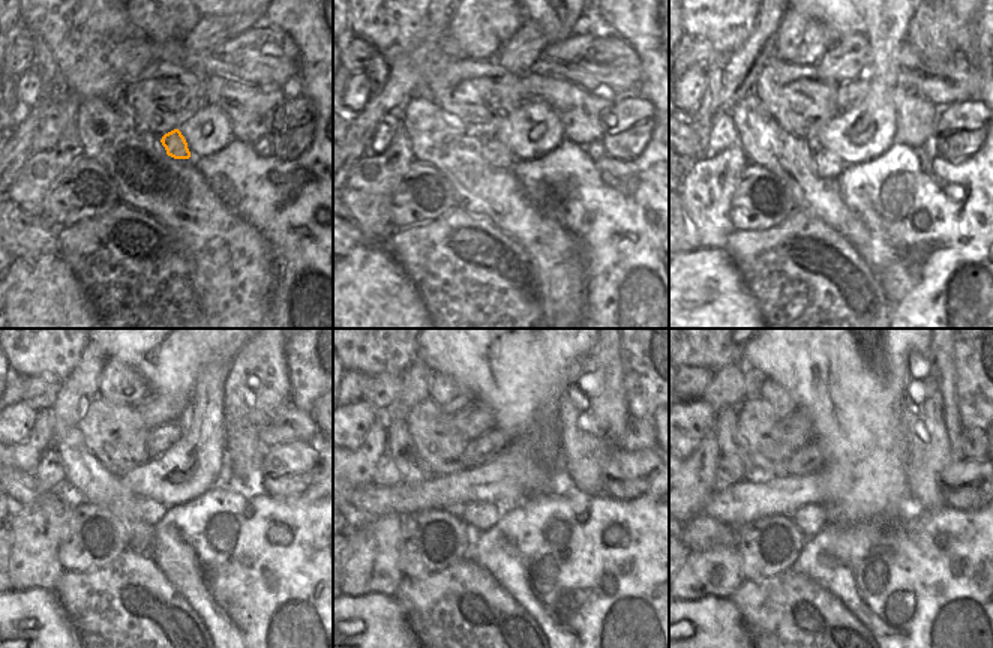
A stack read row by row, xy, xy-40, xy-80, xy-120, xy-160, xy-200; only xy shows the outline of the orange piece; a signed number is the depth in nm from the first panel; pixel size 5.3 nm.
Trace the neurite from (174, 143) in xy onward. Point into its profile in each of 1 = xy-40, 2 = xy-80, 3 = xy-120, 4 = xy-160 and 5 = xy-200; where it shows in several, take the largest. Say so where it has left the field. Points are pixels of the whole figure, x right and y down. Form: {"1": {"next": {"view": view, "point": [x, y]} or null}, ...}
{"1": {"next": {"view": "xy-40", "point": [500, 156]}}, "2": {"next": {"view": "xy-80", "point": [830, 167]}}, "3": {"next": {"view": "xy-120", "point": [150, 512]}}, "4": {"next": {"view": "xy-160", "point": [479, 516]}}, "5": {"next": {"view": "xy-200", "point": [810, 519]}}}

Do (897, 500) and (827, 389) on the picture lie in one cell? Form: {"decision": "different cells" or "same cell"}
{"decision": "same cell"}

